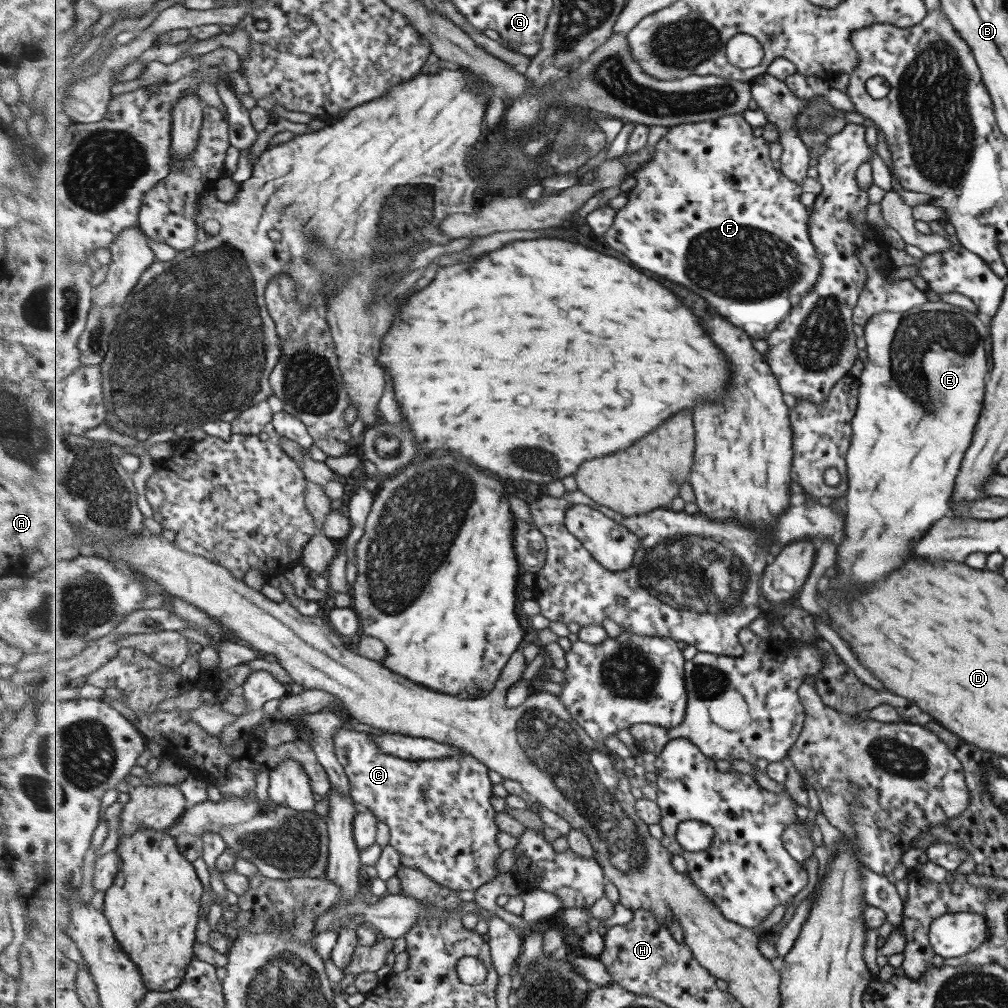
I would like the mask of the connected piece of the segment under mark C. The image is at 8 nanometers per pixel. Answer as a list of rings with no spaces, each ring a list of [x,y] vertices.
[[[339,712],[339,717],[343,719],[343,728],[335,736],[335,753],[349,777],[351,796],[361,807],[373,810],[379,820],[389,827],[389,843],[401,853],[401,864],[417,867],[433,881],[458,892],[475,891],[491,882],[500,873],[495,864],[503,850],[495,842],[500,829],[498,812],[493,806],[493,782],[487,765],[473,755],[445,760],[407,760],[387,754],[371,733],[349,730],[353,719],[347,713]]]

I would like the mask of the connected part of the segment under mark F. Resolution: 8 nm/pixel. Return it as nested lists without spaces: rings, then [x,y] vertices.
[[[726,114],[725,116],[715,120],[706,120],[705,122],[695,124],[685,123],[670,127],[668,133],[666,133],[665,136],[663,136],[656,144],[653,157],[651,157],[649,161],[645,161],[645,165],[643,165],[643,167],[639,167],[639,171],[634,174],[634,178],[636,179],[635,187],[631,189],[630,193],[628,194],[624,206],[618,210],[615,223],[613,223],[613,226],[603,235],[605,241],[609,242],[609,246],[611,246],[615,251],[619,250],[619,252],[623,252],[627,258],[631,258],[631,260],[633,260],[635,264],[639,264],[641,268],[651,270],[651,272],[654,272],[654,274],[665,276],[665,278],[669,278],[669,280],[675,280],[675,282],[679,282],[679,284],[683,284],[683,286],[687,286],[687,288],[695,290],[697,294],[705,296],[705,298],[707,298],[707,300],[709,300],[713,306],[717,306],[717,308],[719,308],[719,312],[721,312],[723,316],[727,316],[727,318],[729,318],[733,324],[737,325],[739,328],[743,328],[743,330],[746,330],[753,339],[757,340],[769,338],[769,335],[771,335],[772,332],[775,331],[776,328],[779,327],[780,324],[792,314],[792,310],[799,305],[801,299],[803,299],[805,295],[809,294],[809,291],[813,289],[813,283],[817,282],[817,275],[821,274],[821,262],[820,258],[817,257],[816,249],[813,248],[813,240],[811,240],[810,232],[811,228],[809,226],[809,223],[811,223],[812,210],[811,208],[807,208],[802,204],[803,188],[801,185],[791,180],[788,176],[785,176],[783,171],[775,170],[775,164],[773,164],[773,160],[771,160],[769,157],[769,144],[770,143],[767,142],[767,140],[763,140],[761,137],[755,138],[752,124],[749,124],[749,121],[742,114]]]

